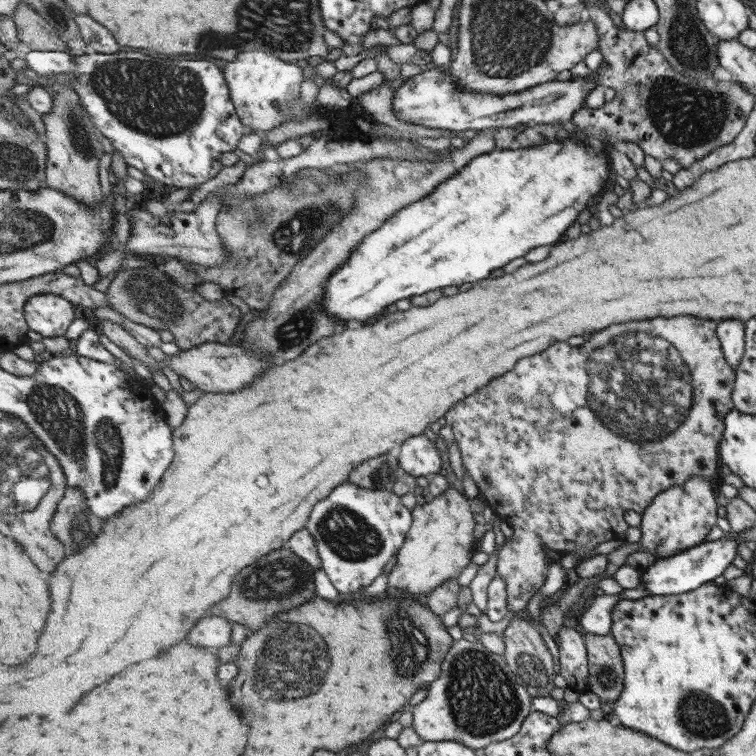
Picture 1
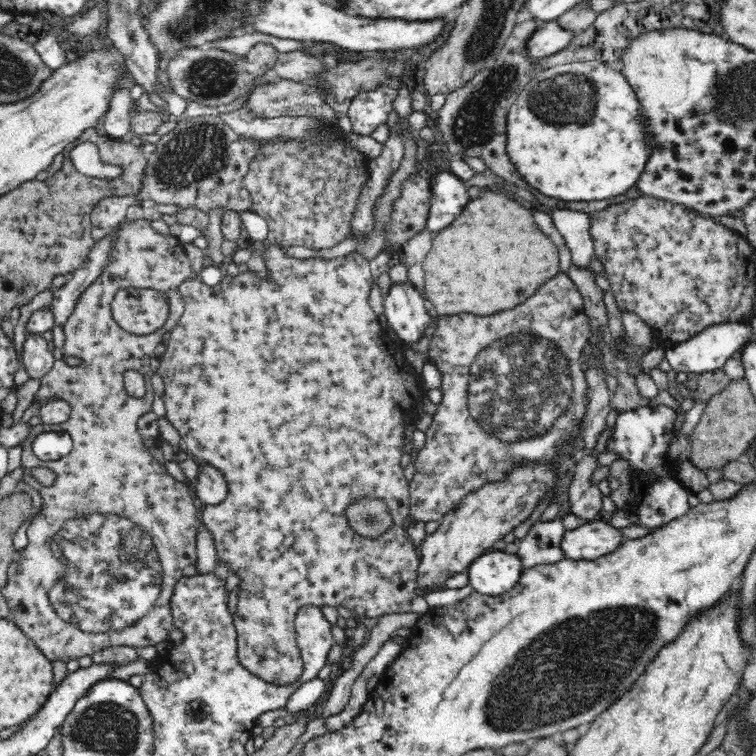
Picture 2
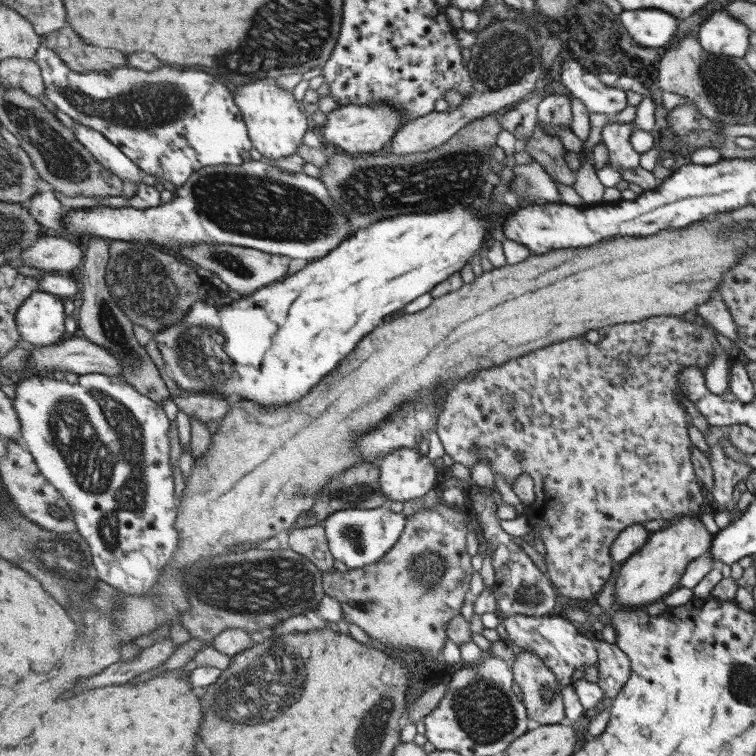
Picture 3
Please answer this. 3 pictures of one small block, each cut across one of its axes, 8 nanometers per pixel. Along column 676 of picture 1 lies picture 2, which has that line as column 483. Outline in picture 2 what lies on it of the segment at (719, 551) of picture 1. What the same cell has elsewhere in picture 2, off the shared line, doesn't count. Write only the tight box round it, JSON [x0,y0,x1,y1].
[468,550,524,596]

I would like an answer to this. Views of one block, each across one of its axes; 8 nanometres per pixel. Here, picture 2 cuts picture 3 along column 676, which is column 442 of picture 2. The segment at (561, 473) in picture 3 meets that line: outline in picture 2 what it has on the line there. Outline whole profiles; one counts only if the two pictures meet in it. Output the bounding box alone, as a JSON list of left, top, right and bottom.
[408,274,590,524]

